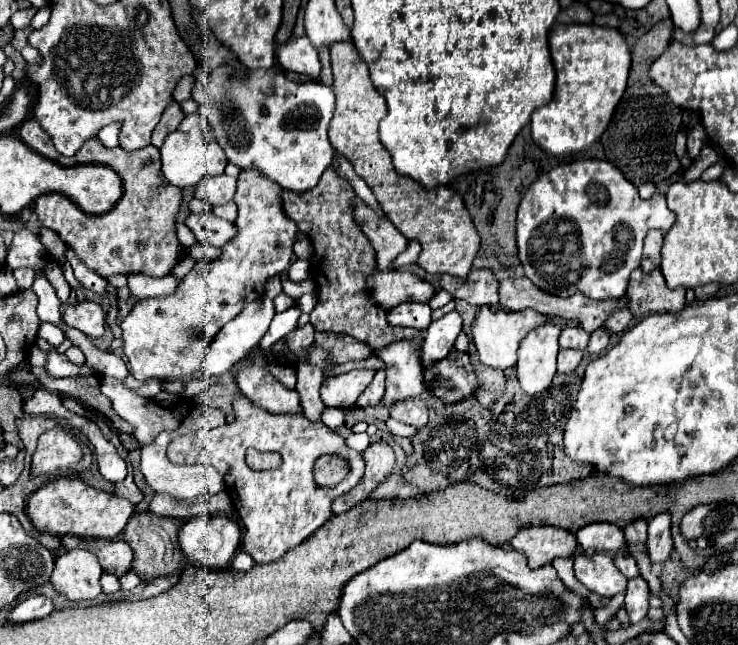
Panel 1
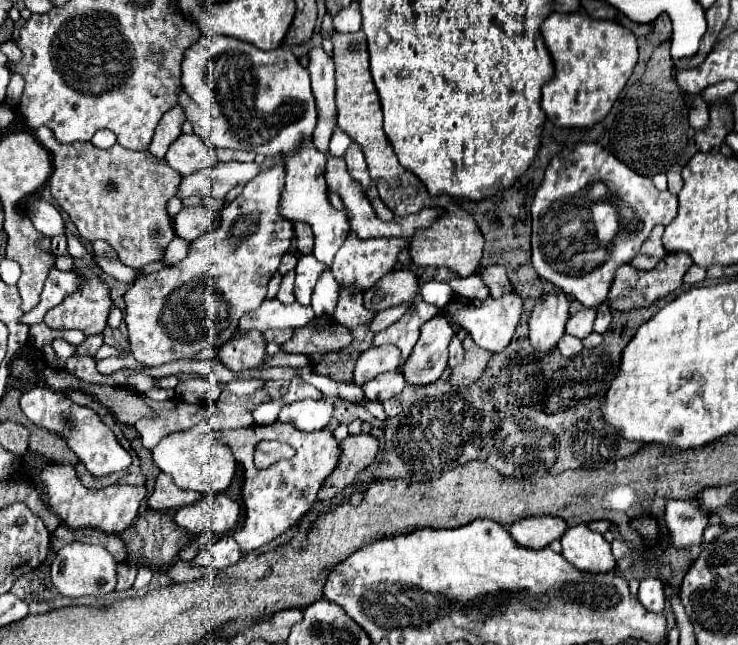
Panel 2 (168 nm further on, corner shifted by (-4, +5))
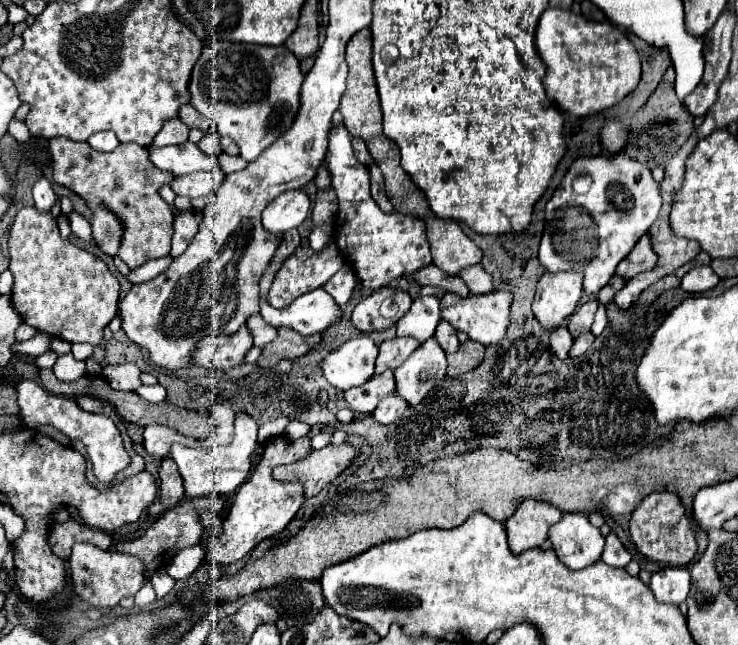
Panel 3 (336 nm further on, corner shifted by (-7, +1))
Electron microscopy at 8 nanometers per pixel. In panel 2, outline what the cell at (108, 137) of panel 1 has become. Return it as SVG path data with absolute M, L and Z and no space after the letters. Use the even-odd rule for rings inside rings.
M99 130L95 132L95 136L91 138L91 144L97 146L97 148L111 148L115 144L115 134L109 132L109 130Z

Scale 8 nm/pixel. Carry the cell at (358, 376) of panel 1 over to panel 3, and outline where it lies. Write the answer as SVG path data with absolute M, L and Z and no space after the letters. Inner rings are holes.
M410 336L384 340L380 344L380 352L378 352L378 358L376 358L376 370L374 370L374 374L382 374L384 370L396 370L398 366L402 366L402 362L406 362L406 358L418 346L420 346L420 342L410 340Z

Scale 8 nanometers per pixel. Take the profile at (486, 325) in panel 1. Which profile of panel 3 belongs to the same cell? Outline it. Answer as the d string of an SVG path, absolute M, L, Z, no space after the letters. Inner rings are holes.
M496 290L490 294L470 296L470 298L460 298L460 296L446 292L440 298L442 318L446 322L450 322L456 330L464 330L472 340L476 340L484 346L500 344L500 340L506 336L506 328L510 324L510 306L512 306L512 294L506 290Z

